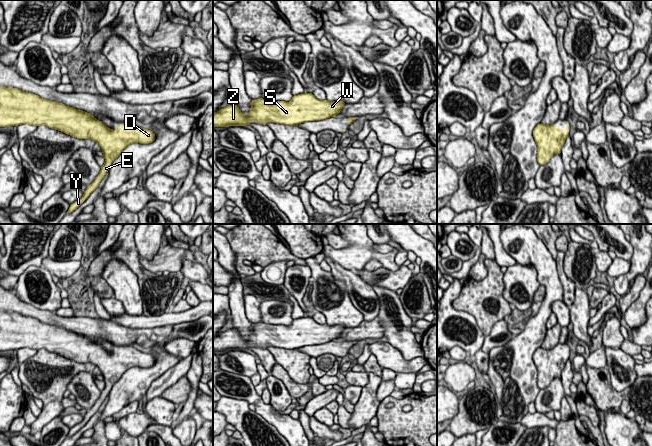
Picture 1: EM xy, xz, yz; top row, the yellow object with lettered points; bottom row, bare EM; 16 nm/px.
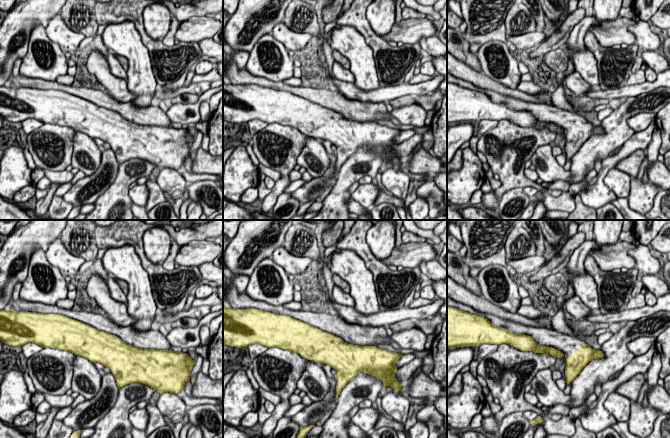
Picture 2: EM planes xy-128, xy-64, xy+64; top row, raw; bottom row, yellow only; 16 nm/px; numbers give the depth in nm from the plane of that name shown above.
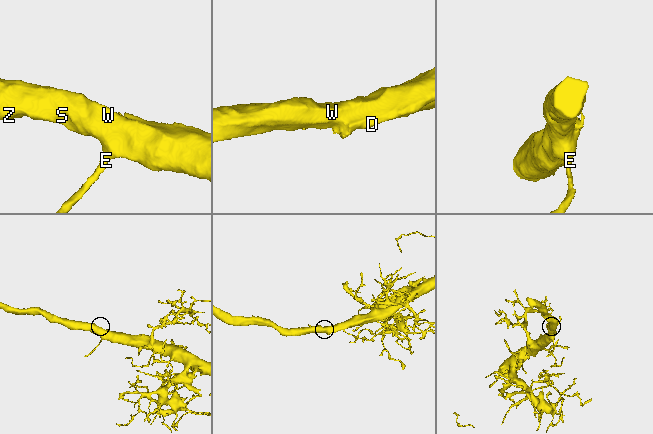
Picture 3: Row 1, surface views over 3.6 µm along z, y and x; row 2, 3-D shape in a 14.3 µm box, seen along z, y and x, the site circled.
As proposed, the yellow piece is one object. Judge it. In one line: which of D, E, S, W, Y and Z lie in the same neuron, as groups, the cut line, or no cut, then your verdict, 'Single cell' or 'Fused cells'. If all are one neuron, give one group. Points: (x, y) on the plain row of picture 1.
Groups: D E S W Y Z. No split. Single cell

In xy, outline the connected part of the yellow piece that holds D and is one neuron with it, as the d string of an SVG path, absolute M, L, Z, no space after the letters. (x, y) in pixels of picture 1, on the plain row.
M0 311L0 351L21 348L46 349L77 363L92 363L102 372L105 387L99 399L87 410L83 421L70 429L67 438L77 433L99 410L113 385L128 369L135 366L149 368L156 362L151 354L132 346L120 348L114 355L83 334L17 312Z

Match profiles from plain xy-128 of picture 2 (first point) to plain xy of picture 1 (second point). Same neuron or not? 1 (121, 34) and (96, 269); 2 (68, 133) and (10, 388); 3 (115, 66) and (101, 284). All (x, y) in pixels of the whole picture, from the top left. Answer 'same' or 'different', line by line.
1: different
2: different
3: different

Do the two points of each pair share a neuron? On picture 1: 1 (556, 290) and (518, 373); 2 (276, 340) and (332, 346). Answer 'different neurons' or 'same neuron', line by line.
1: same neuron
2: same neuron

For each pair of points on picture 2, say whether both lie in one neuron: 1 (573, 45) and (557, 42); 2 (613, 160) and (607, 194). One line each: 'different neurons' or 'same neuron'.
1: different neurons
2: same neuron

